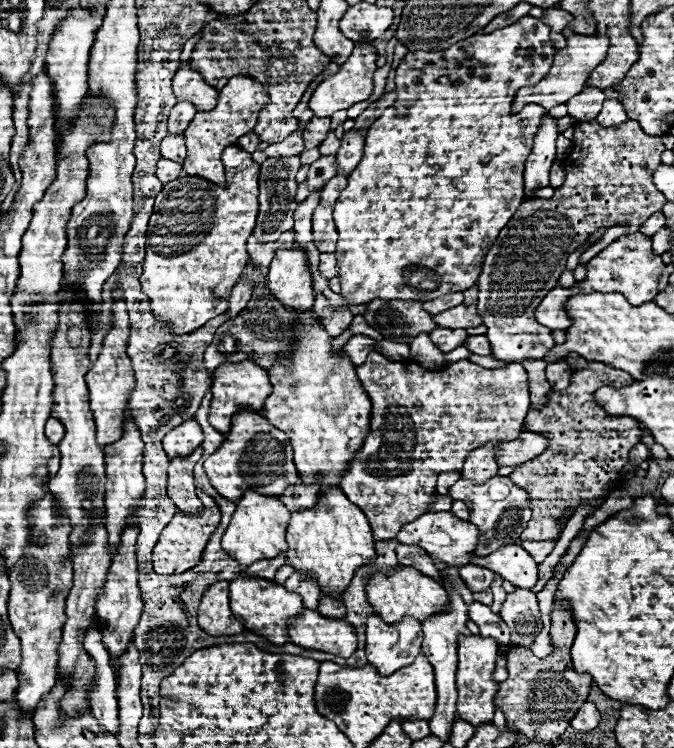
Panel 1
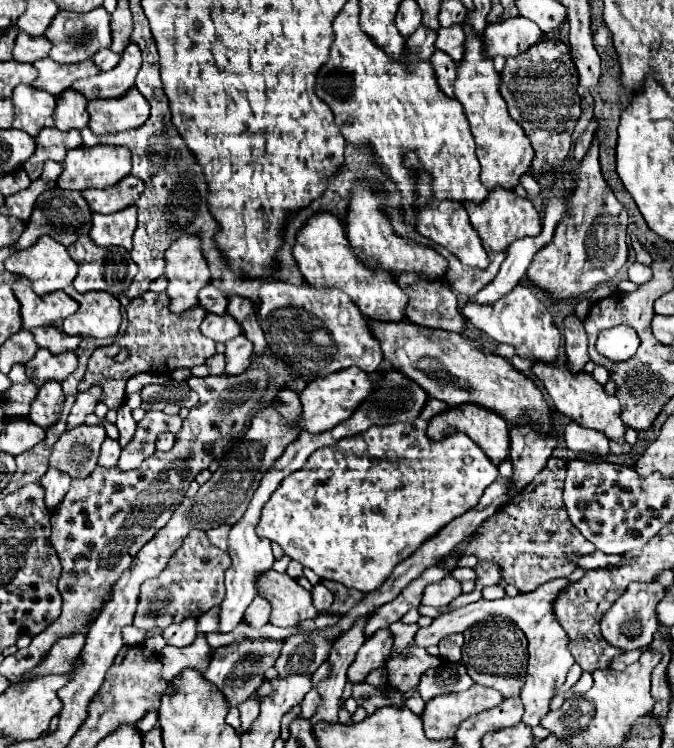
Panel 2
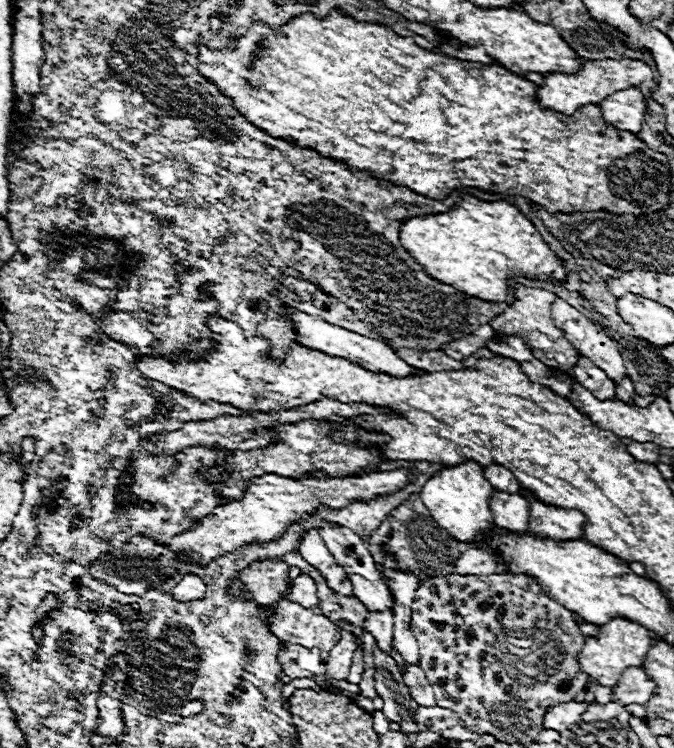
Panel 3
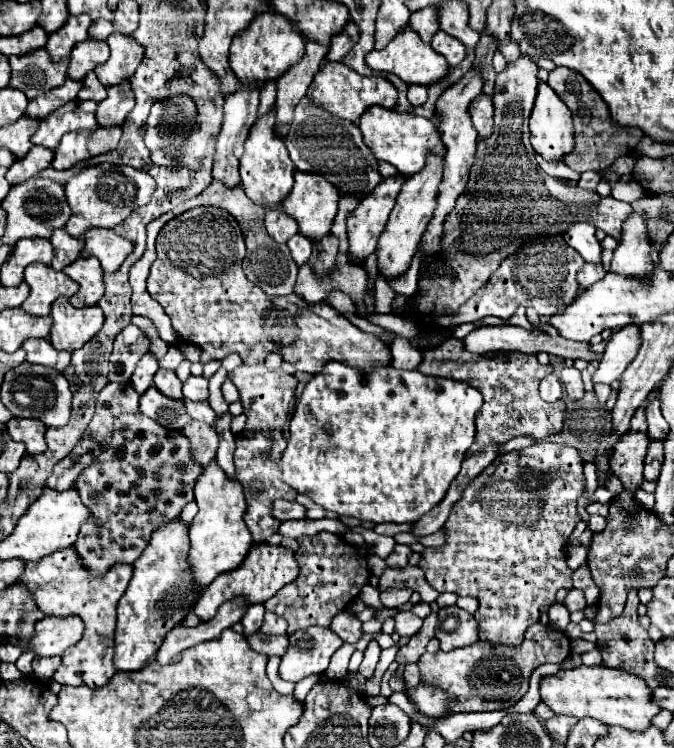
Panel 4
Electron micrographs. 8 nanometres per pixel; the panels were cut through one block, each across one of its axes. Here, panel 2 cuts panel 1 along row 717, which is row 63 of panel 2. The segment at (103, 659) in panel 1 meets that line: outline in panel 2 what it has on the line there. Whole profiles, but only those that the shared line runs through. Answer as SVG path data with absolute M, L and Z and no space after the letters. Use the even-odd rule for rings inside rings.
M104 48L104 52L96 52L96 56L92 60L100 72L106 72L106 70L112 70L120 62L120 54L112 52L110 48Z

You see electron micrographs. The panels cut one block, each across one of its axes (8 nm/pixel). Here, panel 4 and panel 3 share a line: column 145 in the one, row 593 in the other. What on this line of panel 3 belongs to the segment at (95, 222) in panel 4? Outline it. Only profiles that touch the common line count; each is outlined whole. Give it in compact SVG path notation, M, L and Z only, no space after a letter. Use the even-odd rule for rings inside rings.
M192 572L184 574L184 578L172 590L172 596L178 602L192 602L196 598L204 598L204 594L206 594L206 584L202 582L200 576L196 576Z

